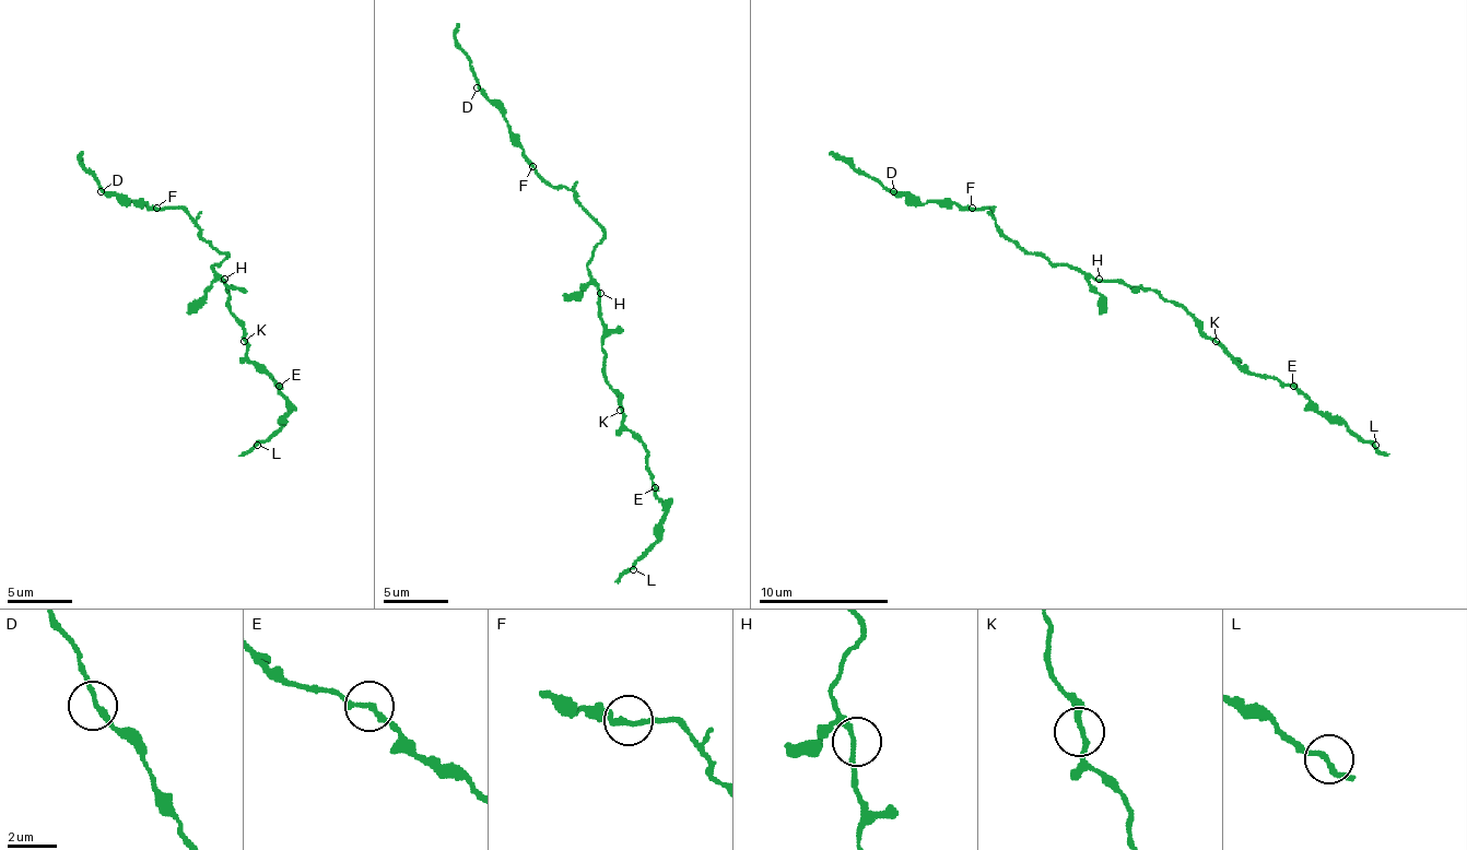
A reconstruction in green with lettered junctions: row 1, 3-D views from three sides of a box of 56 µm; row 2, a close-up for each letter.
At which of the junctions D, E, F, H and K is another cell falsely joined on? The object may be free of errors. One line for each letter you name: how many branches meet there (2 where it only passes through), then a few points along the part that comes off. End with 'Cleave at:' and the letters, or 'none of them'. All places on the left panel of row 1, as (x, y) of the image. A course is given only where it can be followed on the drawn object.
E: 2 branches meet; foreign part runs (280, 386), (286, 418), (263, 441), (237, 455)
Cleave at: E

